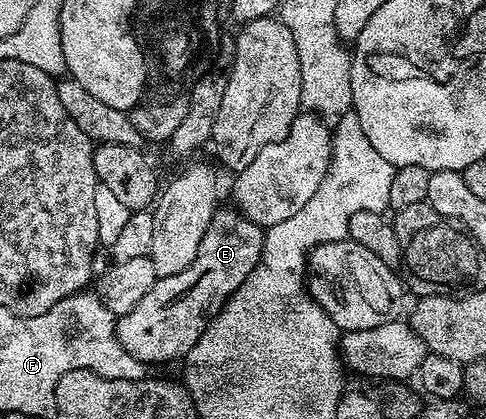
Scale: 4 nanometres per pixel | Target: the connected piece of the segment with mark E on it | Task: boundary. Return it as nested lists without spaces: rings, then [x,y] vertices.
[[[235,208],[217,209],[192,263],[174,276],[157,277],[154,288],[138,300],[136,307],[117,317],[116,335],[122,348],[145,364],[183,359],[198,344],[214,312],[221,310],[246,276],[254,272],[262,256],[264,232],[265,227],[254,224]]]

